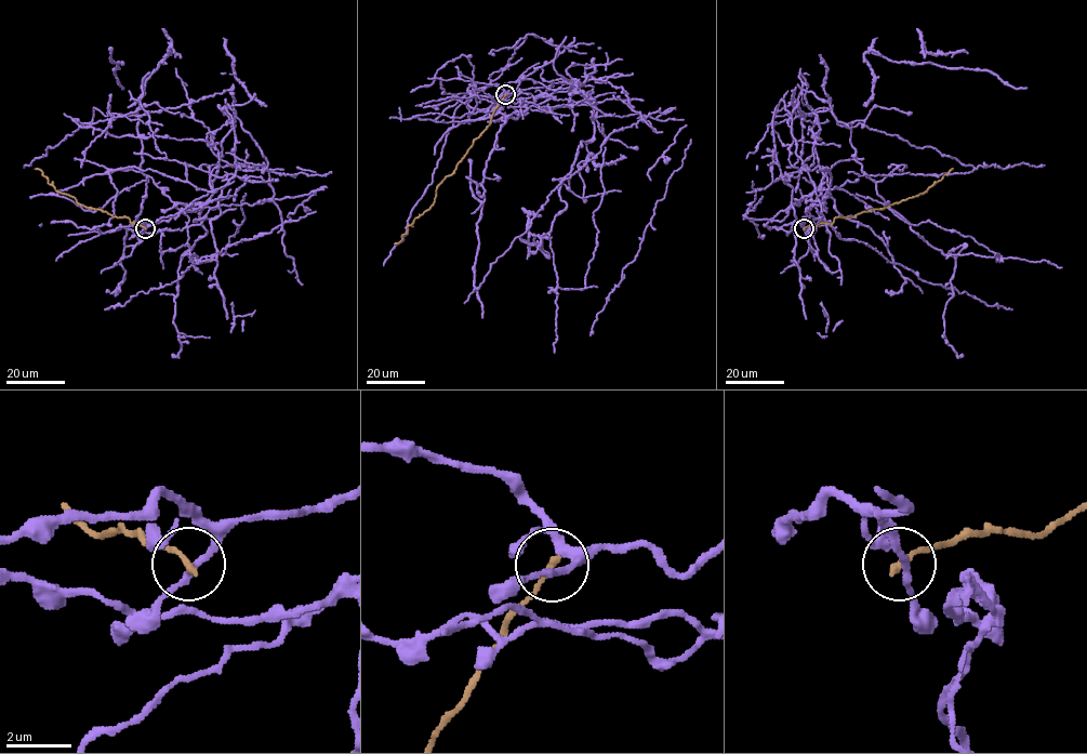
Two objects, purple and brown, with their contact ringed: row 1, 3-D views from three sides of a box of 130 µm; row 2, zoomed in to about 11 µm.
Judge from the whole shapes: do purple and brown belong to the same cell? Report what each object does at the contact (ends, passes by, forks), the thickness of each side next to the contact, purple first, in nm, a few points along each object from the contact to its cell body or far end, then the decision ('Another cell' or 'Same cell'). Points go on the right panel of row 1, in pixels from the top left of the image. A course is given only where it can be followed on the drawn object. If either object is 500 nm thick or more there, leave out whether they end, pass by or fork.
At the ring purple passes by. At the ring brown ends. Thickness 190 nm (purple) against 200 nm. Course of purple: (804, 228), (824, 175), (821, 140), (787, 126), (797, 86), (926, 241), (999, 260), (856, 194). Course of brown: (804, 228), (831, 223), (836, 216), (853, 216), (914, 197), (953, 169). Another cell

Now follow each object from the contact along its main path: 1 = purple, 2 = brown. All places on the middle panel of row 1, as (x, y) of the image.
1: (505, 95), (593, 87), (555, 291), (585, 287), (606, 147)
2: (505, 94), (488, 128), (474, 140), (455, 169), (437, 187), (433, 206), (415, 217), (395, 243)

